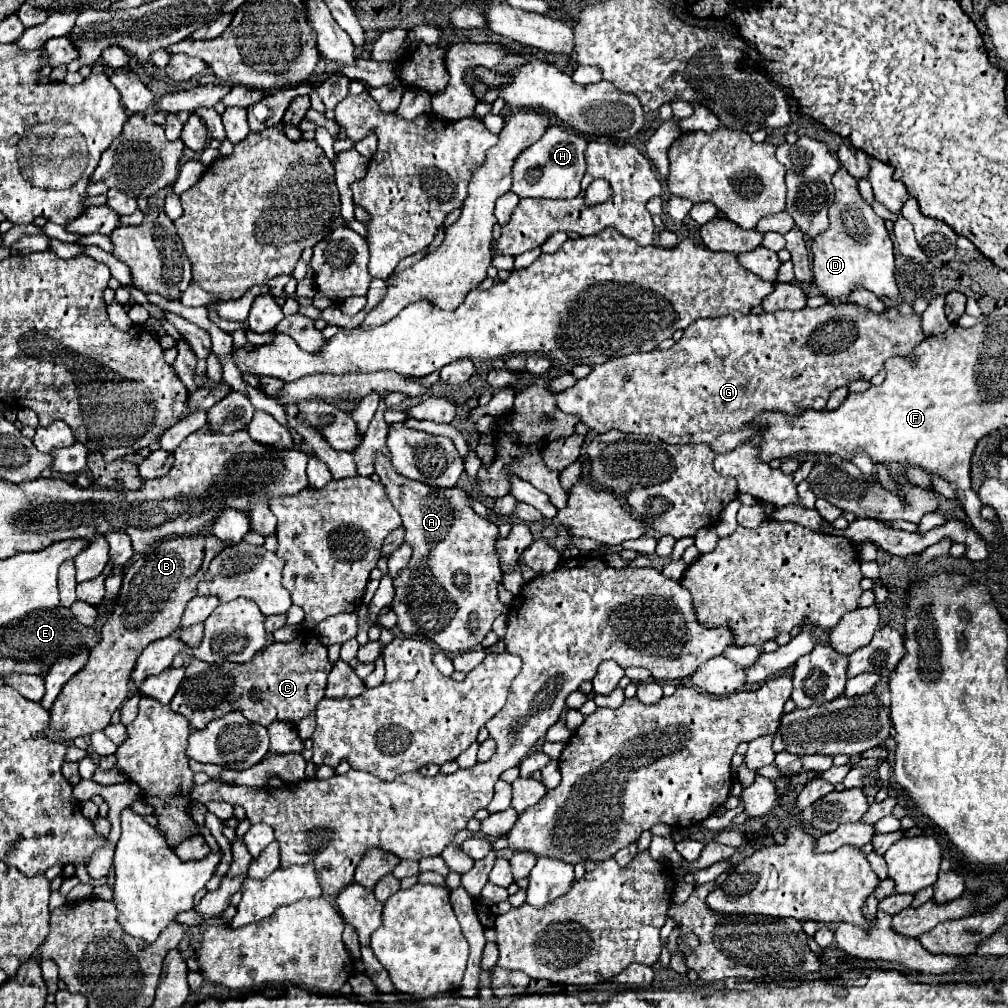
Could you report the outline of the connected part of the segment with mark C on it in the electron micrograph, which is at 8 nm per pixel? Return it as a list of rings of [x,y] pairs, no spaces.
[[[300,630],[292,642],[274,642],[258,652],[248,664],[208,664],[192,660],[170,708],[190,720],[190,726],[196,730],[204,730],[212,720],[232,710],[242,712],[250,722],[262,726],[268,726],[276,718],[298,724],[304,716],[316,710],[316,704],[324,698],[326,676],[330,670],[332,664],[326,646],[314,632]]]

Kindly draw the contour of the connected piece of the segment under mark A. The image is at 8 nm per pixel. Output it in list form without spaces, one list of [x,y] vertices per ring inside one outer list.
[[[376,454],[374,466],[380,482],[386,486],[388,498],[402,516],[402,526],[406,528],[404,540],[414,550],[410,562],[394,580],[396,594],[390,608],[398,618],[396,626],[408,636],[424,636],[432,640],[448,654],[462,654],[472,650],[492,630],[492,622],[500,614],[508,612],[508,608],[504,608],[498,600],[498,584],[502,582],[502,570],[494,552],[498,526],[488,518],[478,516],[468,504],[470,496],[460,488],[432,488],[422,482],[410,480],[398,474],[382,454]]]

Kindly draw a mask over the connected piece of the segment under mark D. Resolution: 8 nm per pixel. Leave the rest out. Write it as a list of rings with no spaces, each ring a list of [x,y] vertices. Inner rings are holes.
[[[842,166],[832,180],[836,200],[830,206],[830,228],[812,242],[814,284],[824,296],[830,298],[830,302],[846,302],[852,286],[862,286],[874,292],[878,298],[894,300],[898,296],[898,286],[894,280],[894,252],[884,220],[864,202],[858,192],[856,178],[852,178]]]

